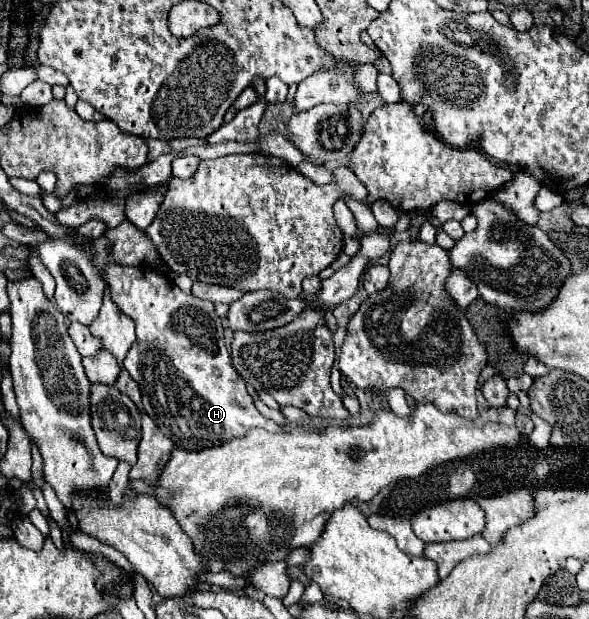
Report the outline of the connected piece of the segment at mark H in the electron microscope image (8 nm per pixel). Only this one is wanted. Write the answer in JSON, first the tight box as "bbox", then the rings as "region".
{"bbox":[104,263,284,449],"region":[[[108,263],[104,267],[104,281],[110,287],[110,299],[116,307],[128,315],[136,325],[136,341],[124,359],[124,369],[138,381],[142,391],[142,405],[146,413],[156,421],[160,431],[180,449],[204,449],[220,445],[232,437],[246,435],[252,427],[262,427],[272,433],[282,433],[284,427],[266,419],[254,405],[254,399],[246,391],[246,383],[230,363],[230,353],[224,345],[222,321],[214,311],[214,303],[184,293],[166,273],[142,265],[124,267]]]}

